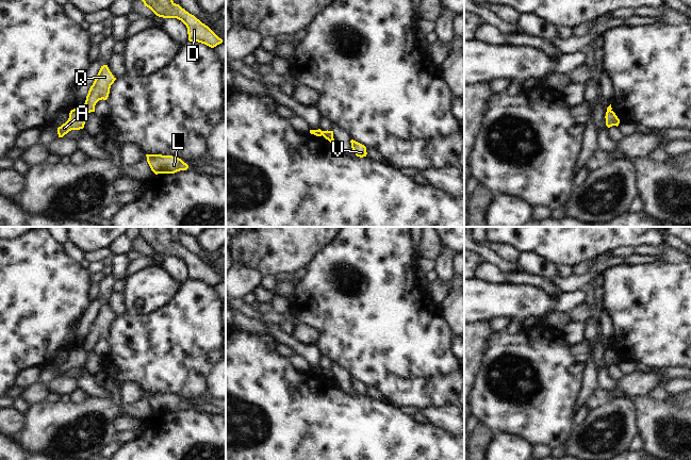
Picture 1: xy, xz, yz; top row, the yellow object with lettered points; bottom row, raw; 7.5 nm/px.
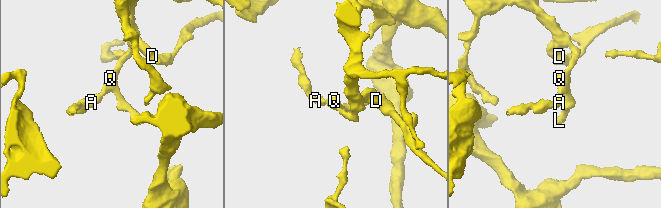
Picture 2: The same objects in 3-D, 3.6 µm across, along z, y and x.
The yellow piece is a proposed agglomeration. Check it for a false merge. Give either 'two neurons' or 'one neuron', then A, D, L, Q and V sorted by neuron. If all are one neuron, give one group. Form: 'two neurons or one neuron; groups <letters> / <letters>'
two neurons; groups A / D L Q V

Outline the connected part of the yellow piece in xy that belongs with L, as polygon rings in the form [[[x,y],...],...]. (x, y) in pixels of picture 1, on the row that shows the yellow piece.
[[[146,154],[146,157],[151,170],[155,175],[175,174],[188,168],[188,165],[177,157],[162,154]]]

